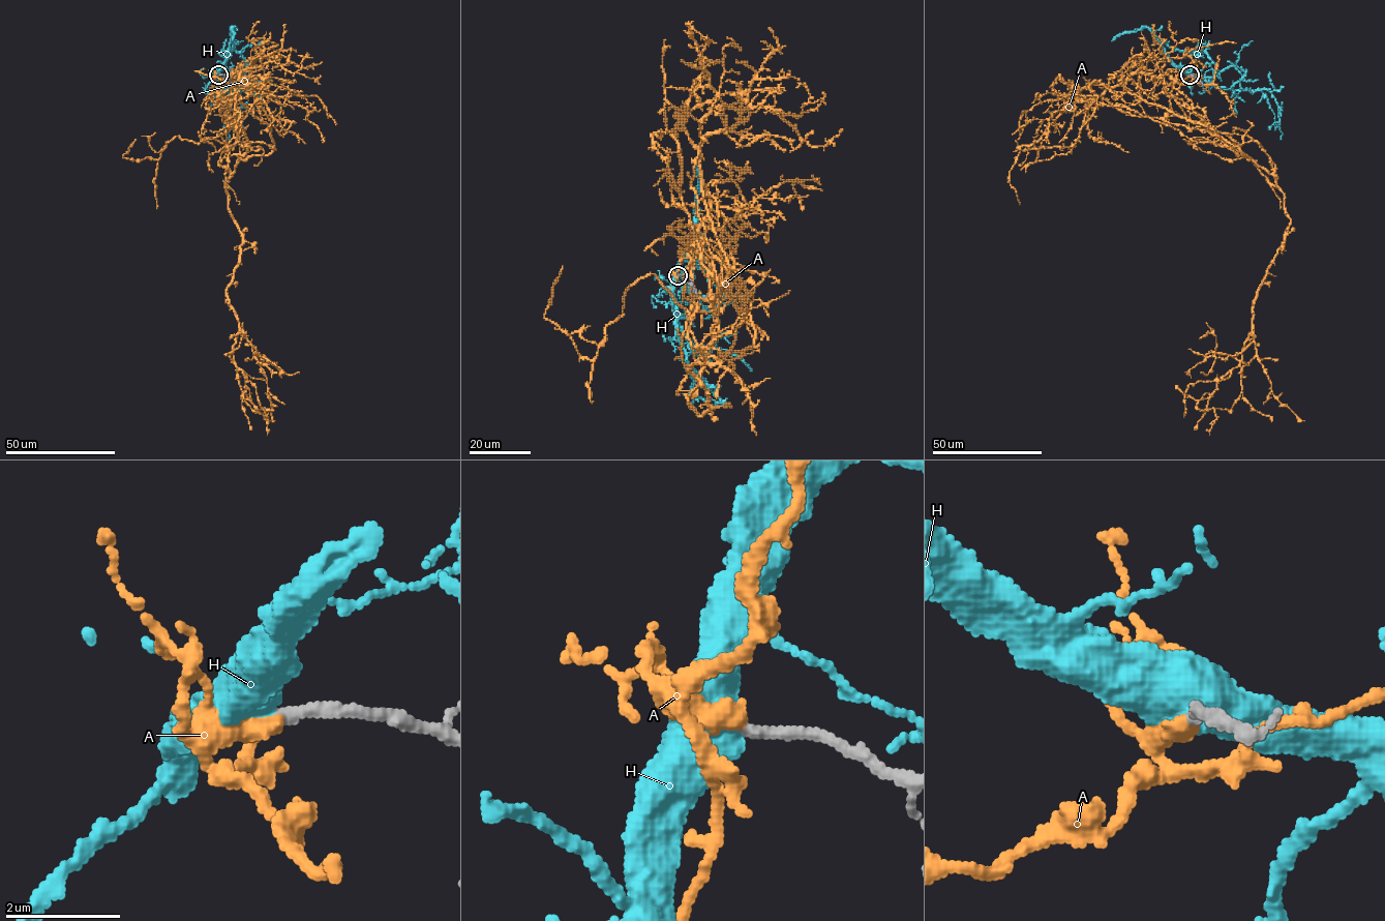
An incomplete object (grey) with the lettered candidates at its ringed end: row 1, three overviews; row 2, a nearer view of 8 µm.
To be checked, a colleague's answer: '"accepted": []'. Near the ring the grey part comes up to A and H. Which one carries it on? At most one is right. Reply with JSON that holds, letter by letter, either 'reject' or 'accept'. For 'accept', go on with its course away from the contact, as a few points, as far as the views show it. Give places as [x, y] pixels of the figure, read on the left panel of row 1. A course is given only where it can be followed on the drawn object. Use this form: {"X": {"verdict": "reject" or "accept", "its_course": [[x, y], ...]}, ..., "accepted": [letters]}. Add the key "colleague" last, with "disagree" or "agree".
{"A": {"verdict": "reject"}, "H": {"verdict": "accept", "its_course": [[218, 75], [232, 41], [233, 49], [221, 53], [232, 49], [244, 59], [243, 75], [236, 79]]}, "accepted": ["H"], "colleague": "disagree"}

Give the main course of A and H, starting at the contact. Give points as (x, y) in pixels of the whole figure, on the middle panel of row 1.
A: (678, 275), (695, 249), (698, 415), (697, 348), (745, 303)
H: (678, 275), (678, 263), (695, 233), (697, 258), (682, 273), (687, 286), (714, 304), (712, 316), (701, 318)

